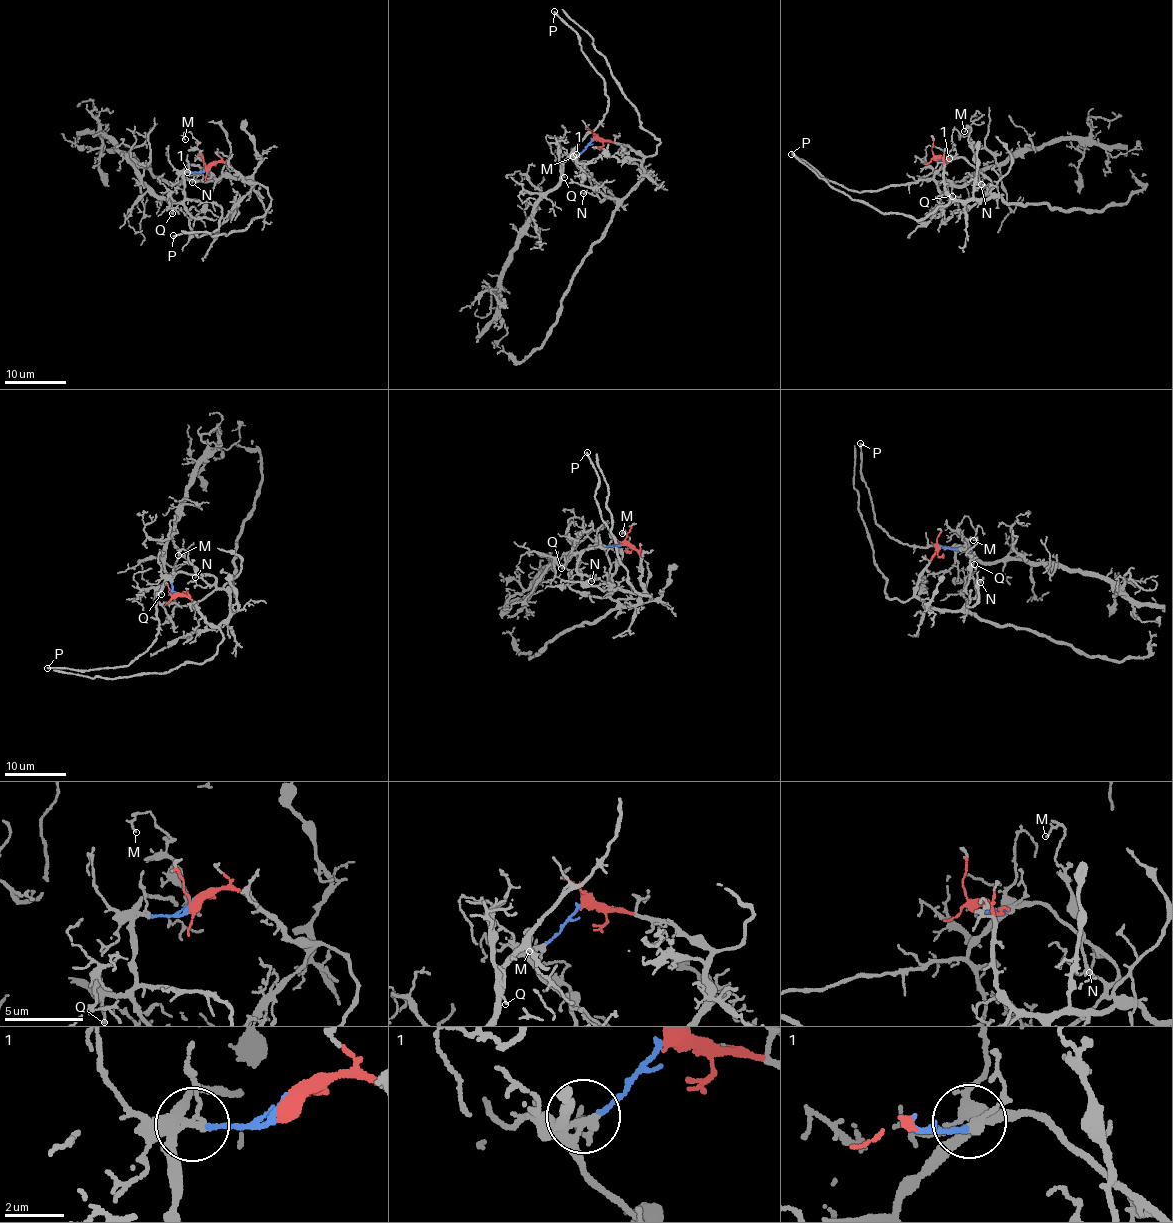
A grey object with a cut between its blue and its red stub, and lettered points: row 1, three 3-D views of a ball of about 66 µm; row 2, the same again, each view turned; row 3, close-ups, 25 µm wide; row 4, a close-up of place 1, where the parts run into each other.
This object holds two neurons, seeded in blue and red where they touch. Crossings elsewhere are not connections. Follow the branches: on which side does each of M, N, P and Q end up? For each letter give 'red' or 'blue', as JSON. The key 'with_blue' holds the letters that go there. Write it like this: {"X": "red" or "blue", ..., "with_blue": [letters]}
{"M": "red", "N": "red", "P": "blue", "Q": "blue", "with_blue": ["P", "Q"]}

